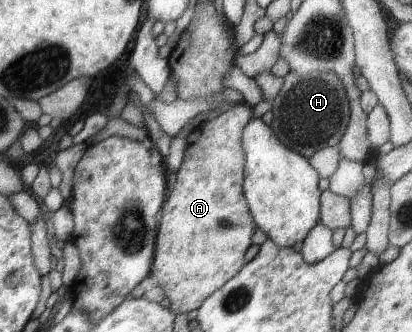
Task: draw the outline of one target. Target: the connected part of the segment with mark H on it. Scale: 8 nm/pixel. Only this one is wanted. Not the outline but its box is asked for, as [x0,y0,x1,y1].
[270,70,350,159]

